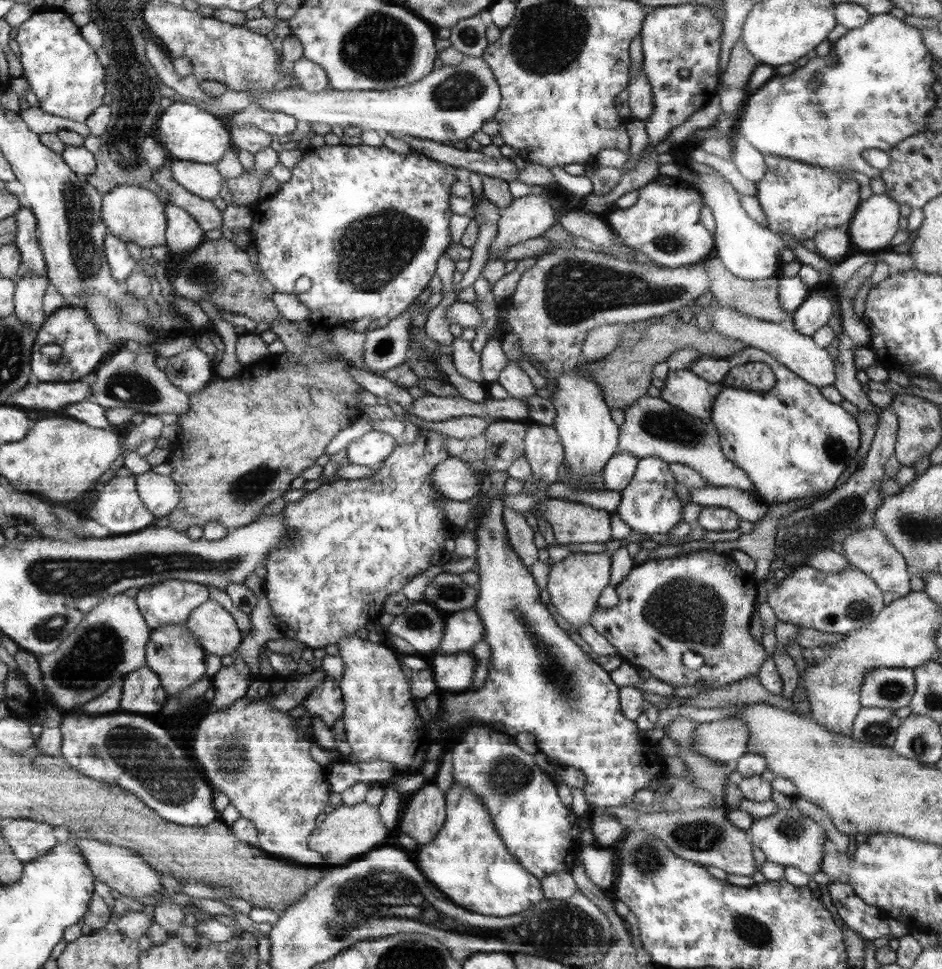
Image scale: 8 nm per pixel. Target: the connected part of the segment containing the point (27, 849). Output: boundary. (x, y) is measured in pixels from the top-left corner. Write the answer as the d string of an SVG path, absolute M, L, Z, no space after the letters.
M11 819L3 826L3 836L11 843L25 863L50 852L59 843L54 836L54 824L34 819Z

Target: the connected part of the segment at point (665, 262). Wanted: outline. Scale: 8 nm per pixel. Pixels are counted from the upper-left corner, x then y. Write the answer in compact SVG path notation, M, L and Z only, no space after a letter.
M675 177L654 180L636 189L636 204L629 208L615 208L605 215L611 230L621 242L644 252L666 268L702 263L714 255L713 234L700 222L700 208L704 206L704 201L691 183Z

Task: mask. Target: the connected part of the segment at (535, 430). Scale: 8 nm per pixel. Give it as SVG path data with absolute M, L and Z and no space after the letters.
M526 424L528 431L524 437L524 454L532 467L531 475L551 485L559 480L558 469L564 462L565 453L560 438L553 426Z

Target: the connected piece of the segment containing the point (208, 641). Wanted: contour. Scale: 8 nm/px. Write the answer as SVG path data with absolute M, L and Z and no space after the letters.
M208 600L194 610L185 625L208 651L216 656L236 653L243 644L243 633L234 615L215 600Z

